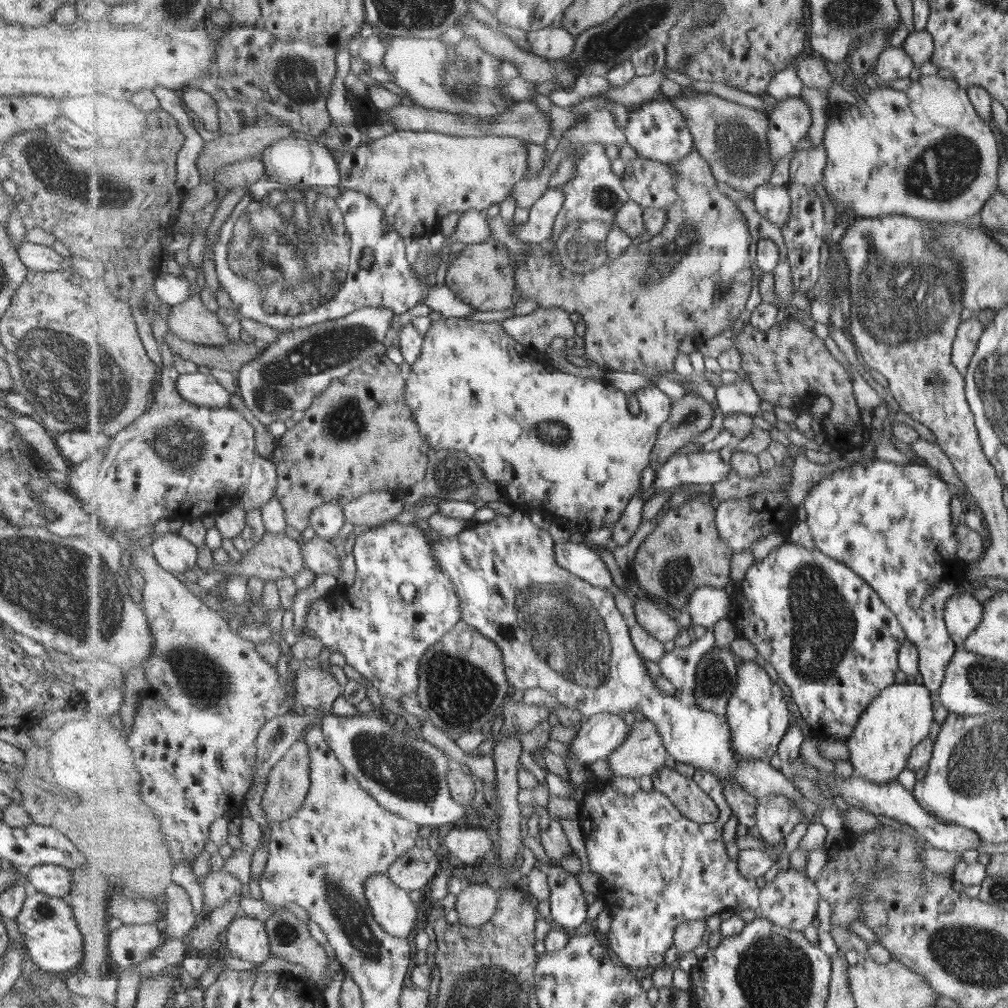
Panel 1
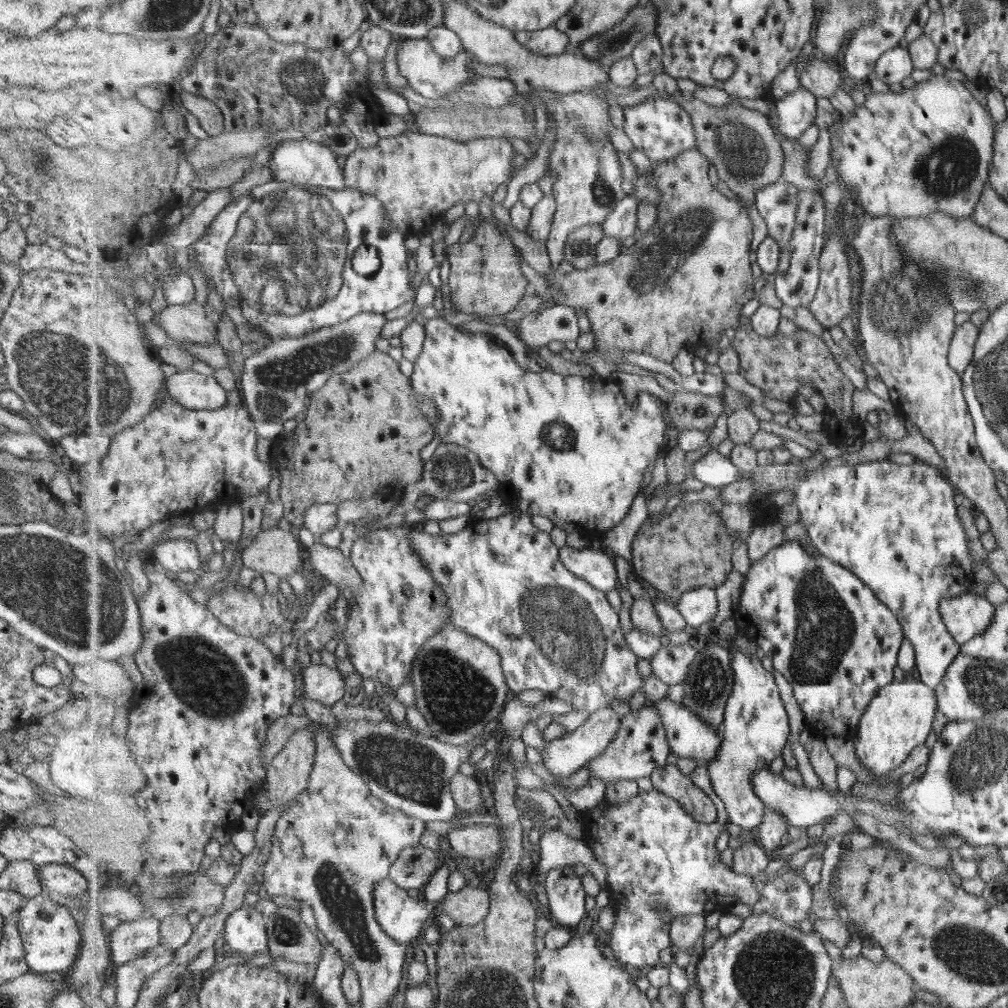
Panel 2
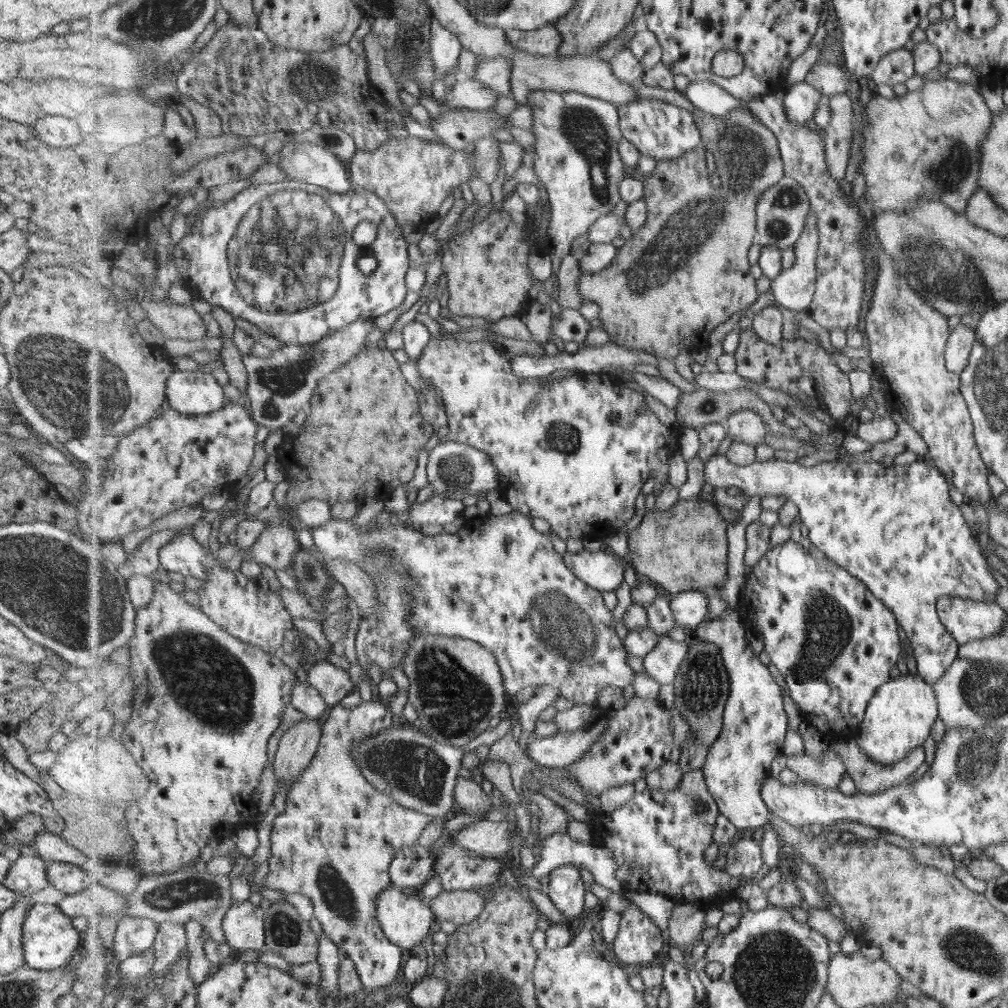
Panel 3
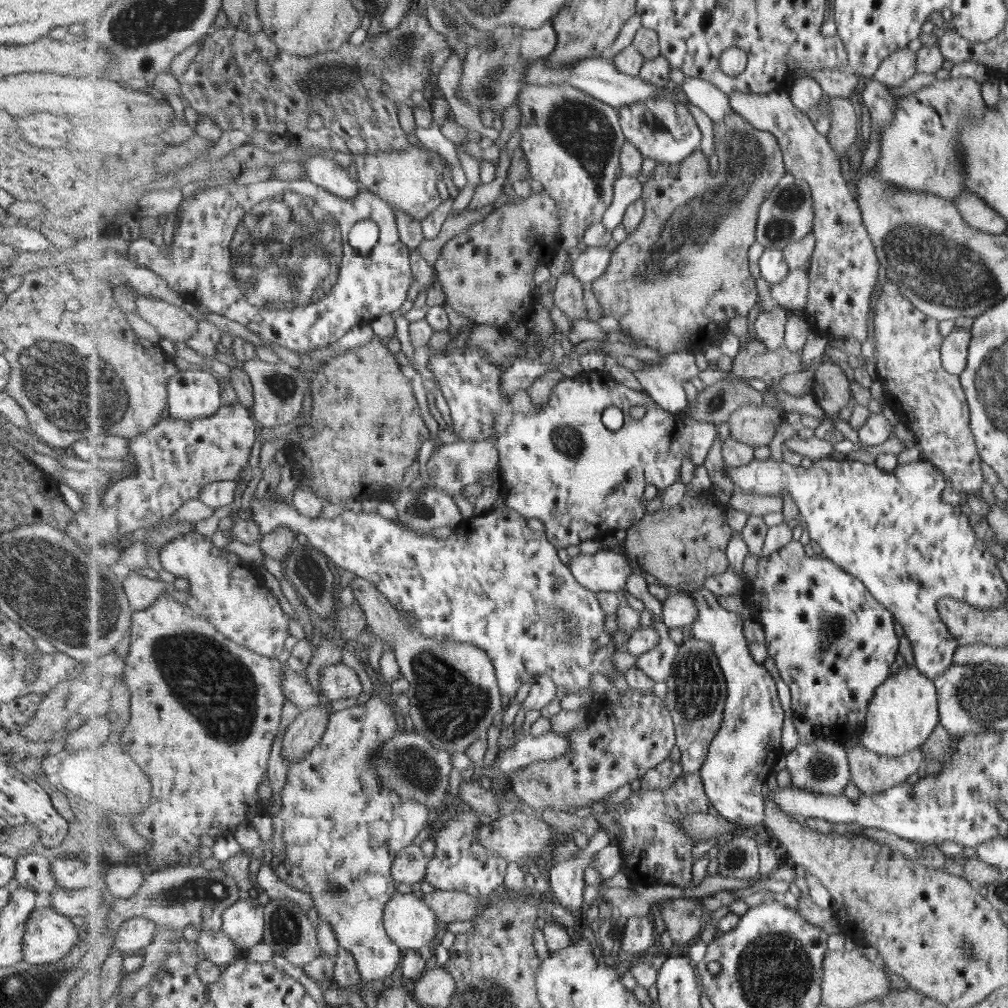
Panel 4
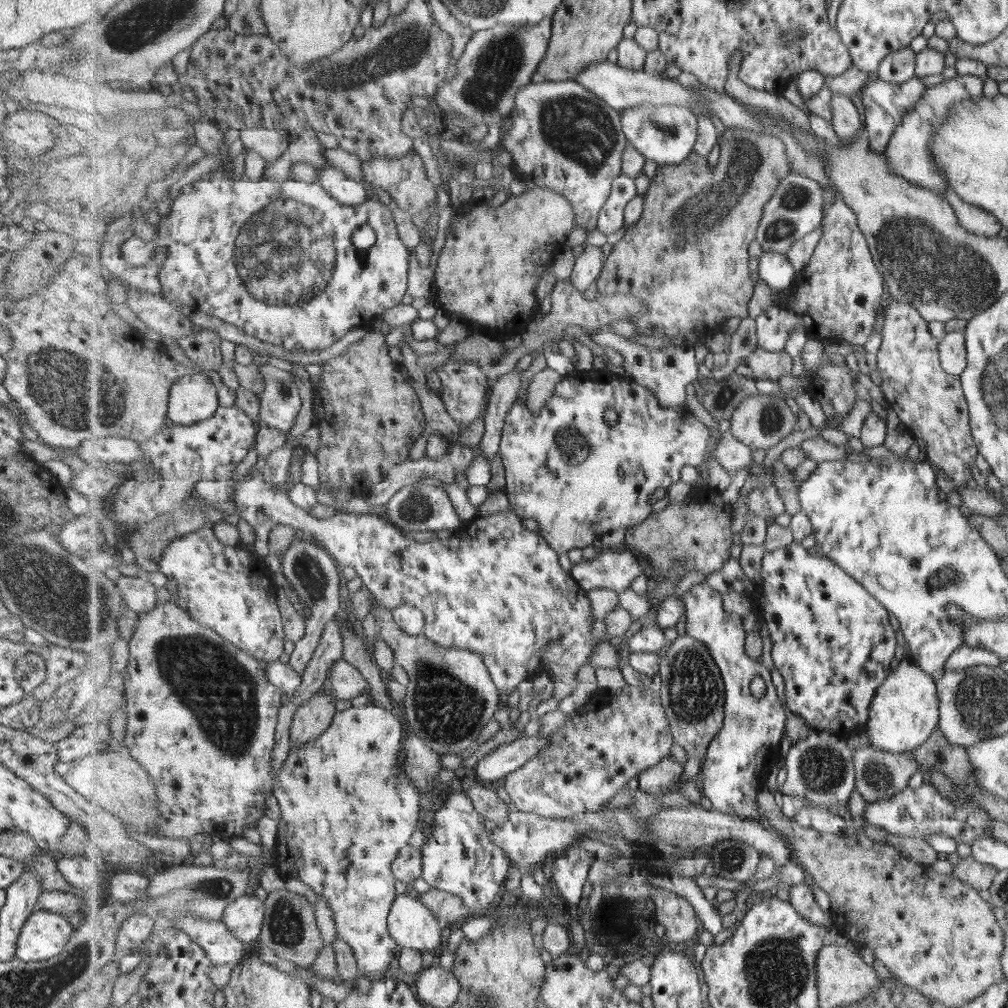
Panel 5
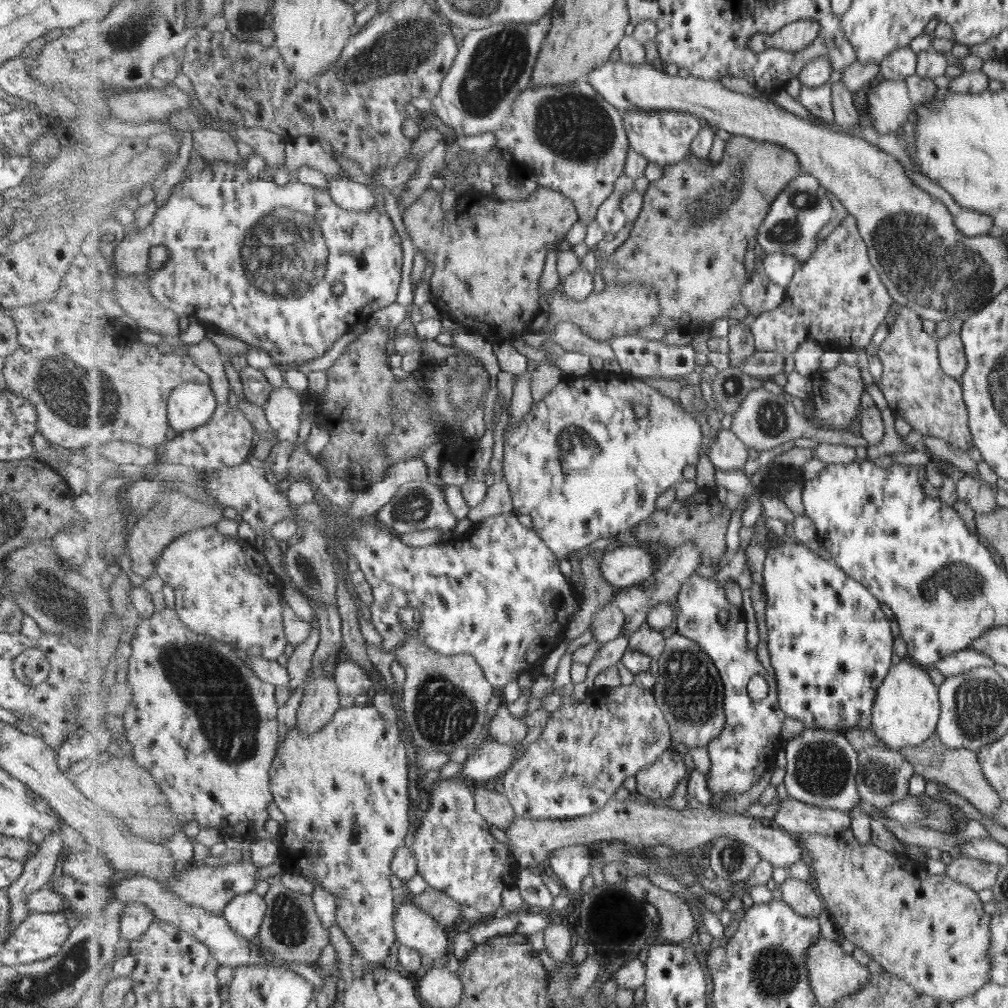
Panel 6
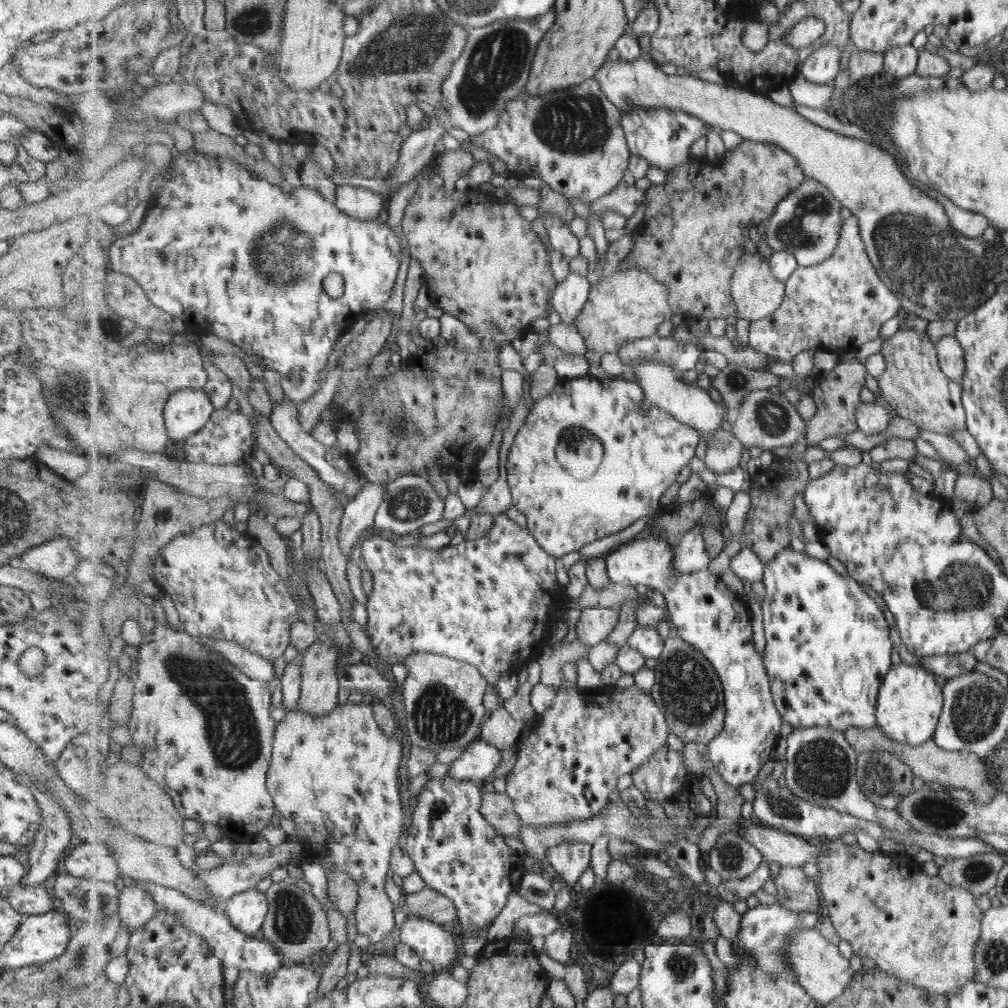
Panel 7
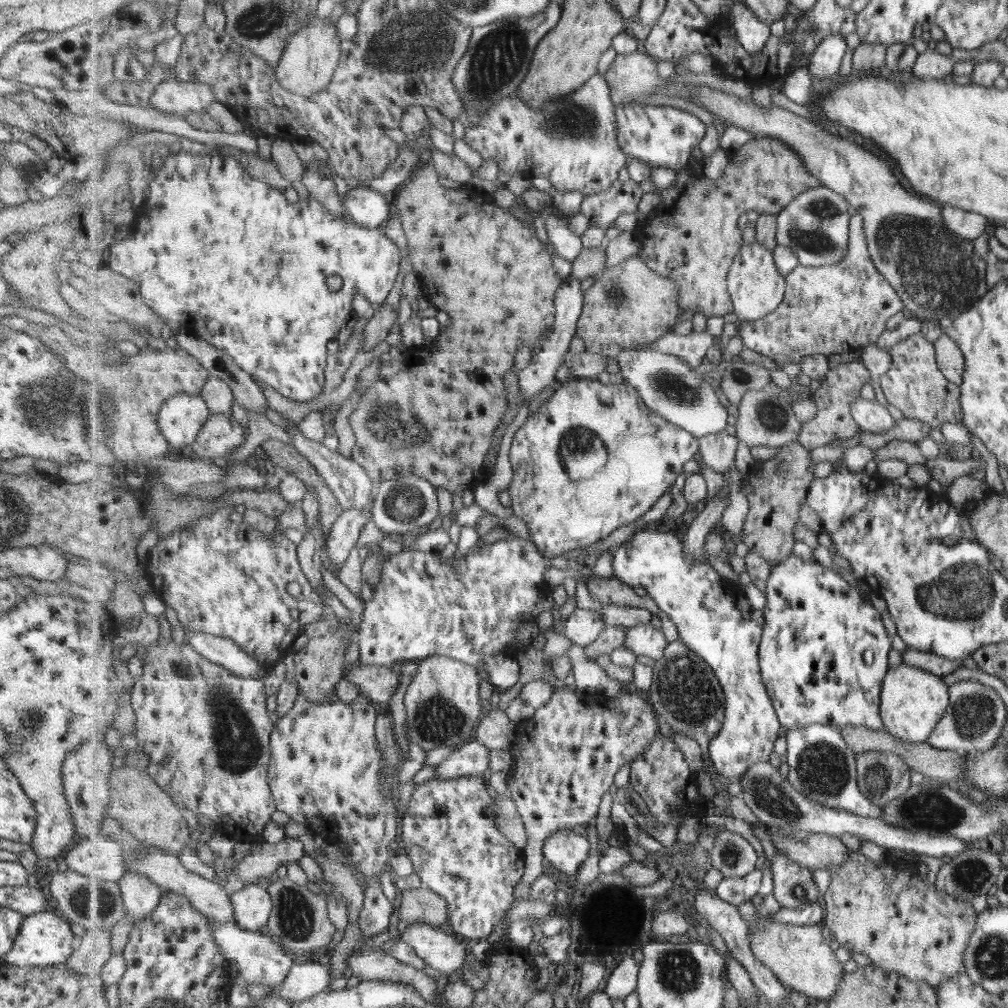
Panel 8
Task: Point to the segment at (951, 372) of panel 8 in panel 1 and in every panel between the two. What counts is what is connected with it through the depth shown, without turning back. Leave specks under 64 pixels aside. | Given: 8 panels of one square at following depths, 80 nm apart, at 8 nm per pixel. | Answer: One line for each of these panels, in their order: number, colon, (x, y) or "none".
1: (968, 333)
2: (960, 349)
3: (959, 344)
4: (954, 349)
5: (952, 353)
6: (950, 348)
7: (949, 352)

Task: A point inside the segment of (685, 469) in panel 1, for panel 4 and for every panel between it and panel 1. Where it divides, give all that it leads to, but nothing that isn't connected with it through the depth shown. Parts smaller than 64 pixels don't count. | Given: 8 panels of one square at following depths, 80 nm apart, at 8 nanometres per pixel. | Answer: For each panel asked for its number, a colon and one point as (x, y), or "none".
2: (894, 526)
3: (894, 528)
4: (890, 529)

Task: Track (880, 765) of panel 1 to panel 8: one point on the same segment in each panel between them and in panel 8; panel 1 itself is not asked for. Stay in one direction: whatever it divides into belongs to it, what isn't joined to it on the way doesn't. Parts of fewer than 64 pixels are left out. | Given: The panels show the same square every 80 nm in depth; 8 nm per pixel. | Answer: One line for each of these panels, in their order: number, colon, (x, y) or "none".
2: (900, 718)
3: (900, 717)
4: (903, 714)
5: (905, 712)
6: (907, 708)
7: (910, 702)
8: (913, 700)

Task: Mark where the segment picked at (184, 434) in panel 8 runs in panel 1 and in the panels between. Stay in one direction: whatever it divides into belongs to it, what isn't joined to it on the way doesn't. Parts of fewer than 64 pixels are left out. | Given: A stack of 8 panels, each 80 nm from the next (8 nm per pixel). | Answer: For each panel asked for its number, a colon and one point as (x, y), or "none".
1: (201, 389)
2: (195, 391)
3: (194, 393)
4: (192, 395)
5: (193, 398)
6: (192, 405)
7: (188, 411)

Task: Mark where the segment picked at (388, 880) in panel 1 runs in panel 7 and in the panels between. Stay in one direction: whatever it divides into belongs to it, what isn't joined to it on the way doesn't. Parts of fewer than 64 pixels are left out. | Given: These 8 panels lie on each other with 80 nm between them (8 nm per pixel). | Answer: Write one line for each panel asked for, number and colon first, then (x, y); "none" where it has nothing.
2: (401, 917)
3: (406, 920)
4: (411, 923)
5: (412, 925)
6: (415, 929)
7: (431, 941)

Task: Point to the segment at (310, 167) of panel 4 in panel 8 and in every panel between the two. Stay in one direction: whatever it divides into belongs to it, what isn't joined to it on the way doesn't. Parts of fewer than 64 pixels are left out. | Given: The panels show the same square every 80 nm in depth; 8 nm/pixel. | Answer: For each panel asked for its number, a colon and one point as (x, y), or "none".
5: (347, 191)
6: (350, 195)
7: (356, 201)
8: (369, 208)

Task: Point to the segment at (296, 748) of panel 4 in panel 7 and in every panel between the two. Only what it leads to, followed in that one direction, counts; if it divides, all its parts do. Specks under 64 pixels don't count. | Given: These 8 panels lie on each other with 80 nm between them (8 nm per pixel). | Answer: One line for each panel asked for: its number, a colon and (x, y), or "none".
5: (315, 718)
6: (320, 703)
7: (320, 688)

